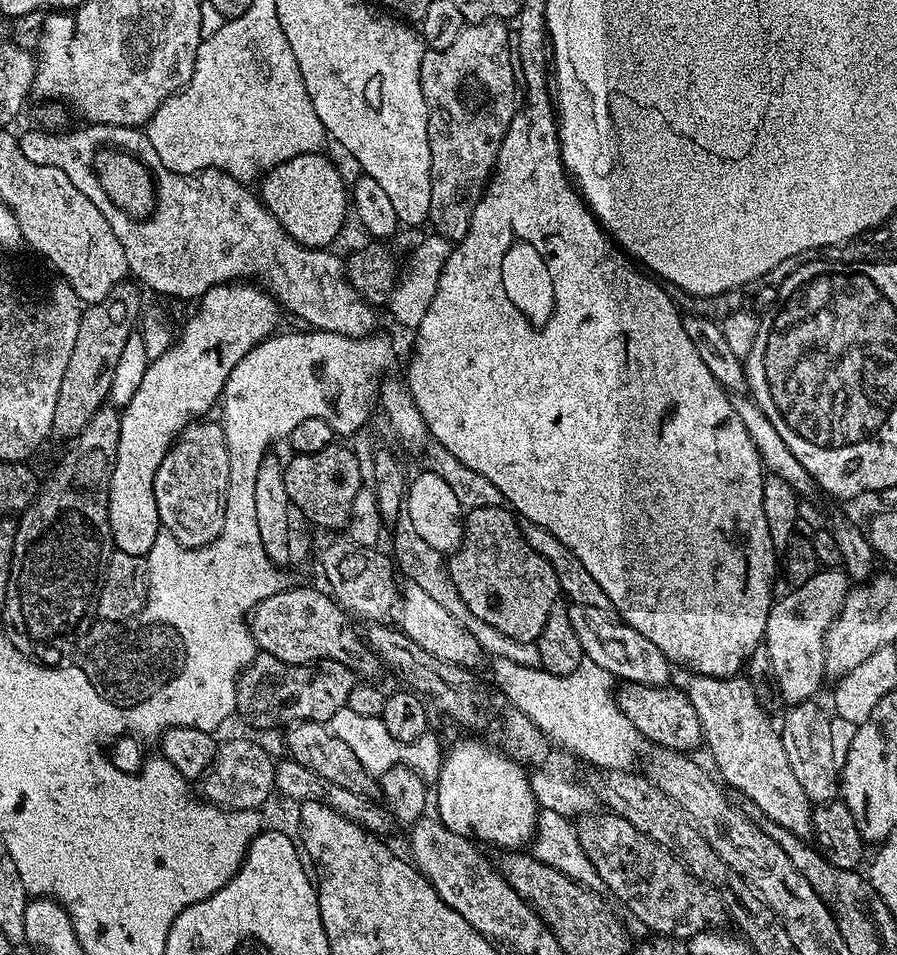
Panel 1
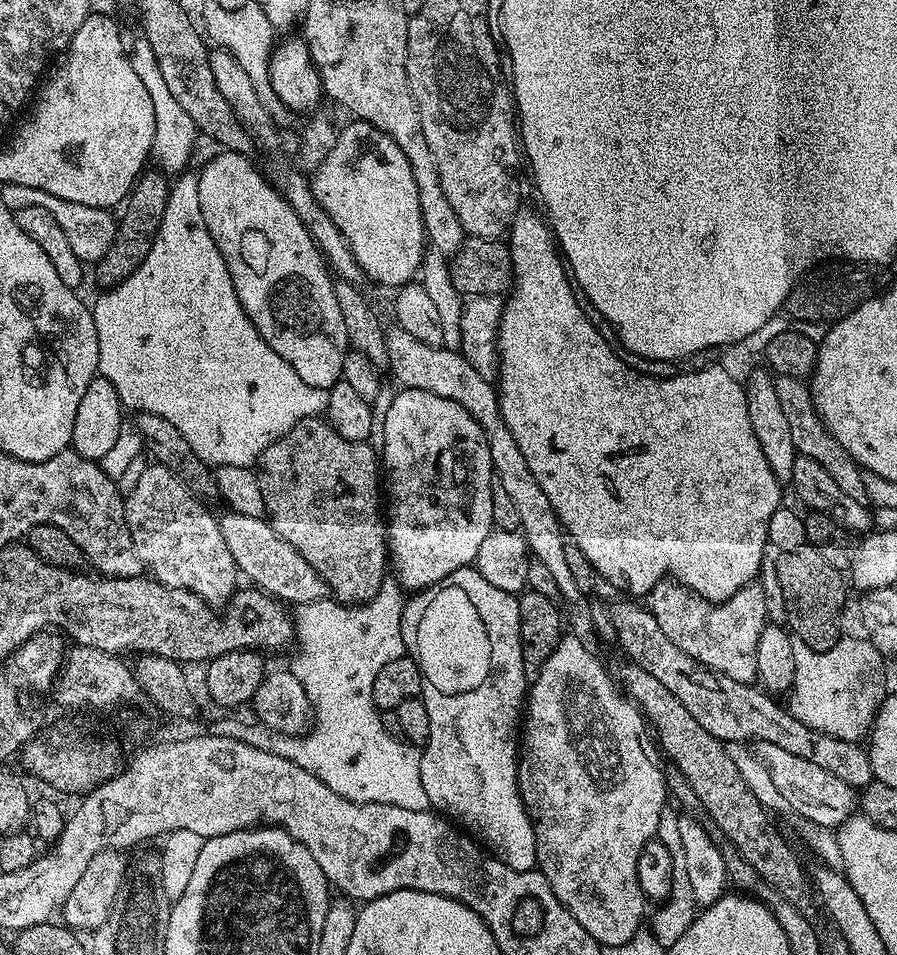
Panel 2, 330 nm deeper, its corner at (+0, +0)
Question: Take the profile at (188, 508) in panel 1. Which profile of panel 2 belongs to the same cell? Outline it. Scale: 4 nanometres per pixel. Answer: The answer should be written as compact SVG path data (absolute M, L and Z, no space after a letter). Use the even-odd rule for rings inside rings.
M155 462L149 465L149 468L141 470L132 493L127 493L124 502L124 517L128 523L128 533L141 565L150 573L151 579L165 584L168 588L188 590L198 594L198 598L213 606L227 604L228 599L236 593L238 573L234 558L226 547L226 538L222 538L217 517L215 515L212 517L204 509L207 507L198 497L173 472L166 470L166 466Z

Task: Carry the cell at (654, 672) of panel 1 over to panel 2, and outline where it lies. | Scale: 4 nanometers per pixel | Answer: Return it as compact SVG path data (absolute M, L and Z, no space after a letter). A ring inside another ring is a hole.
M757 743L754 751L756 757L770 770L770 778L773 779L778 794L782 794L784 804L792 807L802 819L809 820L812 826L835 830L857 811L857 789L842 782L842 778L835 774L830 774L830 770L822 770L822 766L814 762L806 762L806 758L798 758L798 754L782 750L782 746Z

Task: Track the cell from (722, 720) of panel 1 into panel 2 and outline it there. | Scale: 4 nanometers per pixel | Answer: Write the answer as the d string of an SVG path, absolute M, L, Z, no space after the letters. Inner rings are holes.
M665 578L659 580L648 593L646 607L654 614L654 622L658 622L662 634L666 634L666 638L670 638L682 654L690 654L690 658L715 672L726 674L726 678L734 678L734 682L752 684L757 679L756 647L766 627L767 614L759 583L747 584L729 600L715 604Z

